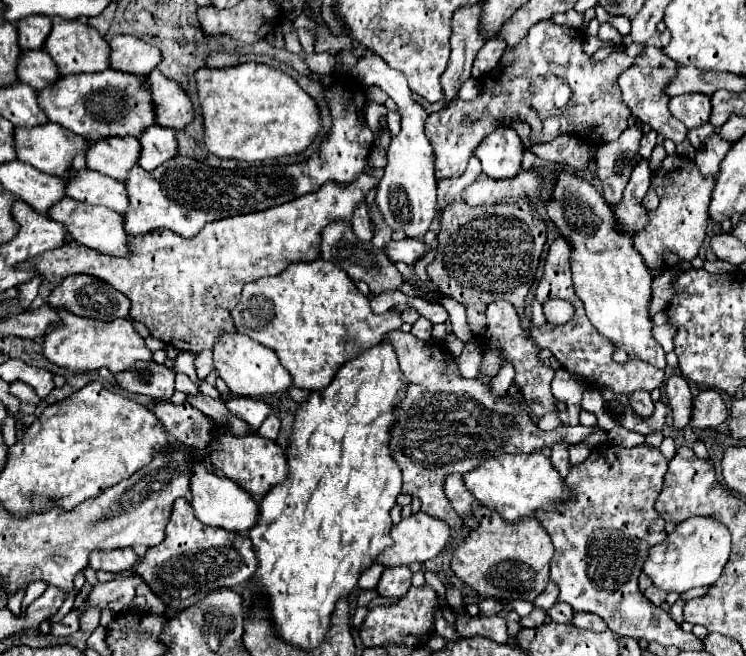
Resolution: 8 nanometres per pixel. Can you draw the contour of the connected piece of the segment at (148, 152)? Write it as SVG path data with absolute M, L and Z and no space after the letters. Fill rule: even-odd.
M158 124L148 126L138 136L138 142L140 142L138 166L146 172L152 172L162 162L176 156L178 144L176 144L176 138L174 138L174 130L170 130L170 128L162 128Z

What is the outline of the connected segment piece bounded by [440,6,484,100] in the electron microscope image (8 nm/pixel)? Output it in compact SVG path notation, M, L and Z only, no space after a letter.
M478 6L462 8L452 18L452 30L454 30L450 38L452 56L450 56L446 72L440 78L444 100L456 98L460 84L470 78L470 68L472 68L476 52L484 46L474 26L478 26Z

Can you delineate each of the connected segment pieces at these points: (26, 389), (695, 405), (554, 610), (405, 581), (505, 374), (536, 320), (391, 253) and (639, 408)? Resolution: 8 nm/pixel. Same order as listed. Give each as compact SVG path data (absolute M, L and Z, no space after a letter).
M24 382L10 384L10 394L16 396L22 404L38 404L40 402L40 396L32 390L32 386L28 386Z
M704 390L692 400L690 428L714 430L728 418L728 406L716 390Z
M556 602L550 610L548 610L548 616L554 620L554 622L570 622L574 610L570 604L566 602Z
M408 566L384 568L376 592L378 596L384 598L402 598L402 594L406 594L406 590L410 588L410 580L412 580L412 572L408 570Z
M506 362L502 366L502 370L498 372L498 376L494 376L490 380L490 388L494 392L494 398L500 398L500 396L504 396L508 392L508 388L512 384L512 378L514 378L514 368L512 368L510 362Z
M535 299L531 304L531 322L536 327L541 327L547 322L543 313L543 306Z
M404 238L404 240L390 240L384 246L384 252L390 258L390 262L404 262L412 266L426 252L426 248L422 240Z
M636 390L636 392L630 394L628 398L630 398L628 402L630 402L632 410L634 410L640 418L648 418L648 416L654 412L654 402L652 402L652 398L650 398L648 392Z

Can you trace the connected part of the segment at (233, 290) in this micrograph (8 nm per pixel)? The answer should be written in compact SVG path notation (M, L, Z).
M362 174L348 188L326 182L322 190L282 206L208 222L194 238L182 238L170 230L130 236L130 254L124 258L104 256L68 240L58 250L40 254L28 266L50 284L60 284L72 274L90 274L112 284L132 302L130 318L142 322L156 340L198 354L212 350L222 332L234 332L230 310L238 304L240 292L248 282L274 276L292 262L316 260L320 256L320 234L326 224L334 222L334 218L350 220L356 204L376 184L370 174Z

